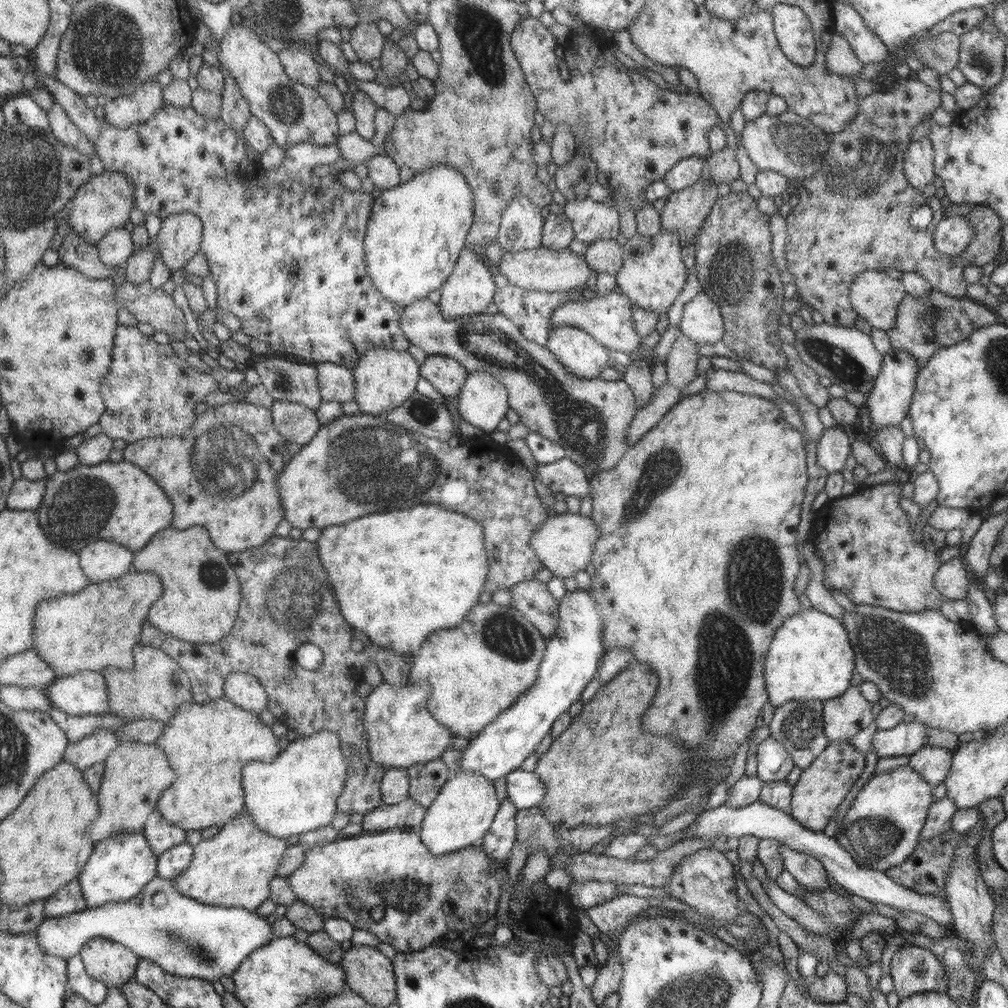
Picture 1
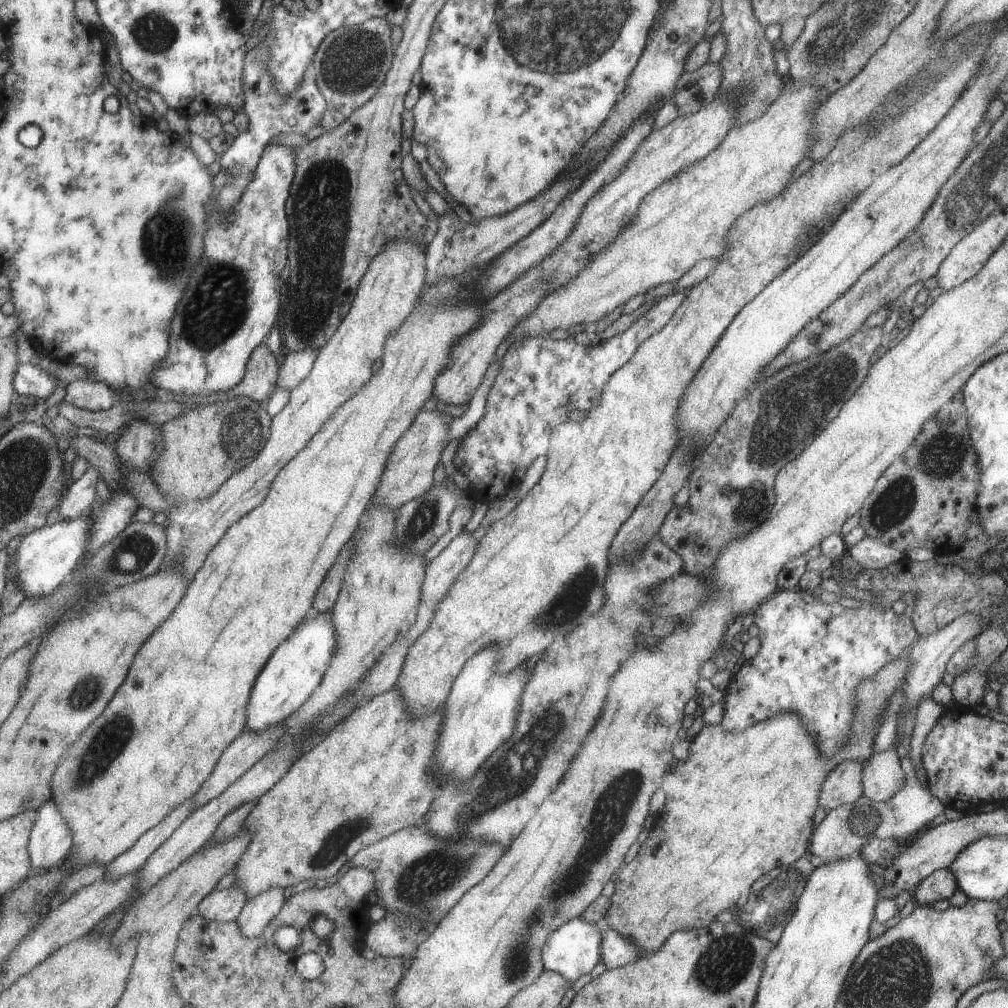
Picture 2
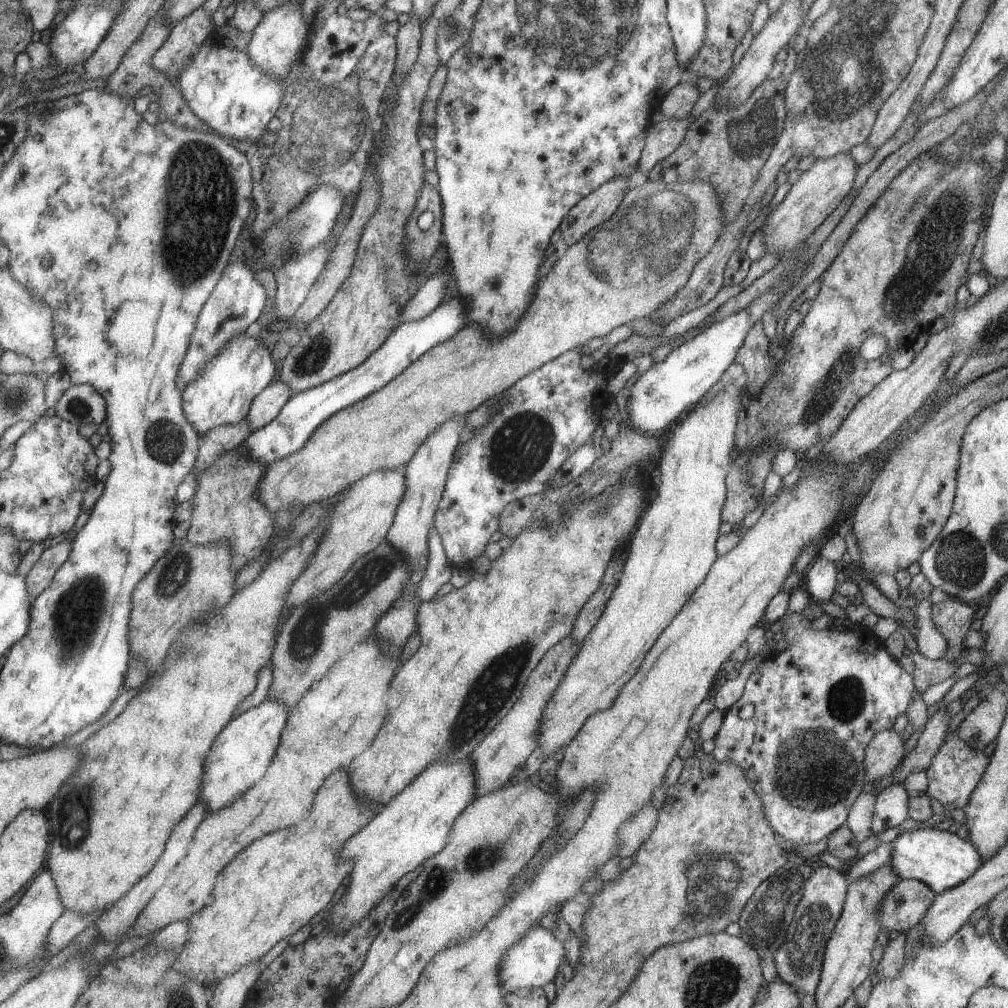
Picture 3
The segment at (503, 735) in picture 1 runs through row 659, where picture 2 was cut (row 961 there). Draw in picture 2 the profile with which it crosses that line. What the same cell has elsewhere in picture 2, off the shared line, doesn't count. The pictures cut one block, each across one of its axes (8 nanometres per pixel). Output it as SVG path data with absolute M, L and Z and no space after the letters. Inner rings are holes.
M582 917L569 921L549 938L548 944L544 947L541 958L544 960L545 970L564 976L570 983L589 974L601 962L604 932L603 924L588 923Z

